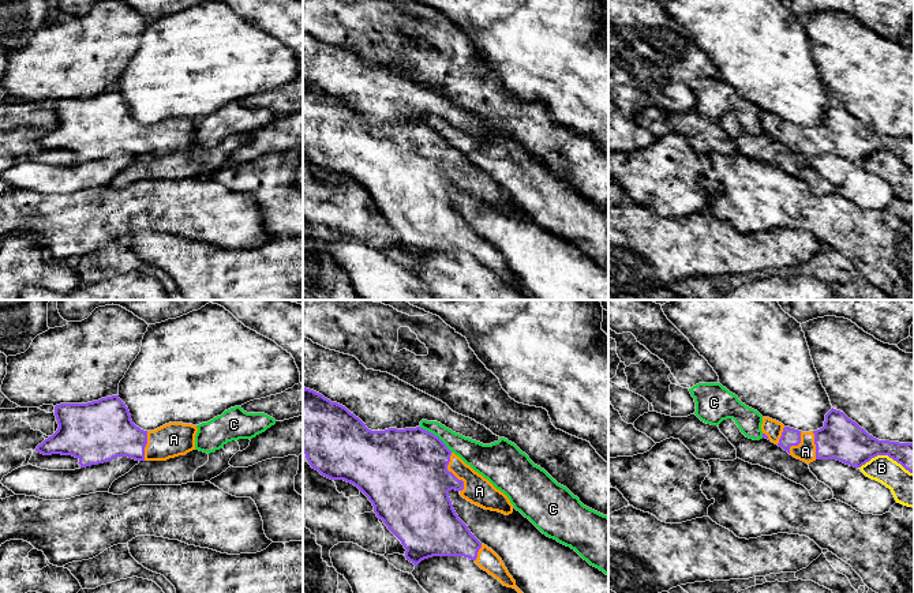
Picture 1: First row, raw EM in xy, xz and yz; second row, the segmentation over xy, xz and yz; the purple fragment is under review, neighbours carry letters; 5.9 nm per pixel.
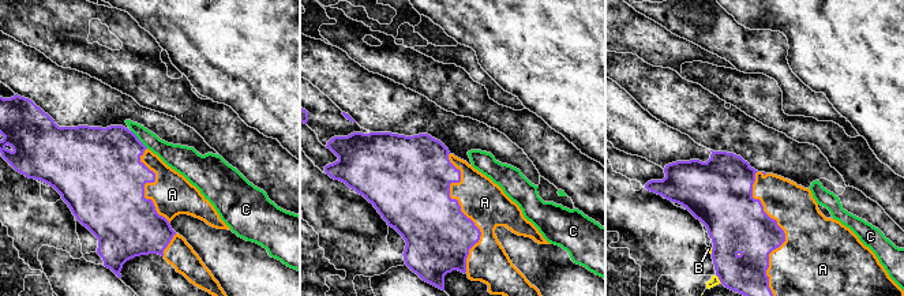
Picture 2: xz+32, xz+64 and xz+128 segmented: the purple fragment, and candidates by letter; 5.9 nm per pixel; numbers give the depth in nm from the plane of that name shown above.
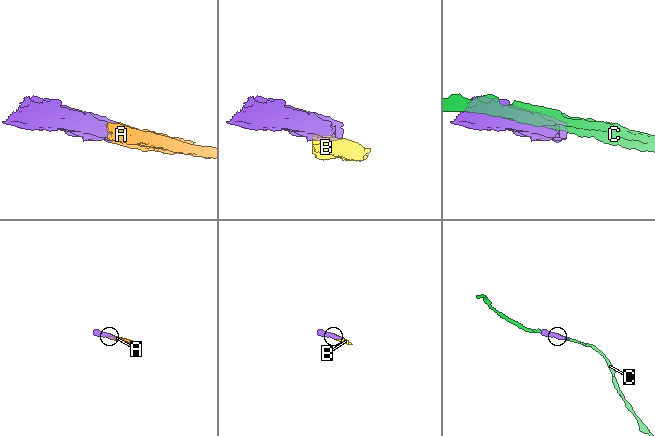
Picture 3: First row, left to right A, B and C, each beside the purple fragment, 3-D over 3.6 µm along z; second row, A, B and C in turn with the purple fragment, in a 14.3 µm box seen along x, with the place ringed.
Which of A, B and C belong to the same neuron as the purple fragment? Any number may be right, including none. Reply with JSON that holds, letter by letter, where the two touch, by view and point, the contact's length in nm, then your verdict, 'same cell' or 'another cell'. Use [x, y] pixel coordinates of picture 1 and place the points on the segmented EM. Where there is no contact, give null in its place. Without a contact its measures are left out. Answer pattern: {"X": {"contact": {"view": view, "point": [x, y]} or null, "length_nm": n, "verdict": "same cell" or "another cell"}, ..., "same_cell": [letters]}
{"A": {"contact": {"view": "xz", "point": [450, 472]}, "length_nm": 240, "verdict": "same cell"}, "B": {"contact": {"view": "yz", "point": [887, 454]}, "length_nm": 320, "verdict": "another cell"}, "C": {"contact": {"view": "xz", "point": [434, 435]}, "length_nm": 240, "verdict": "another cell"}, "same_cell": ["A"]}

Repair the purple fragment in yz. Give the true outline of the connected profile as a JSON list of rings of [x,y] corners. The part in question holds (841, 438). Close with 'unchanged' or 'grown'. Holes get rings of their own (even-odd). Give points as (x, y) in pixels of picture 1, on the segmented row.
[[[834,408],[825,414],[824,427],[817,431],[802,432],[769,417],[763,417],[761,431],[763,438],[806,463],[836,459],[861,468],[877,455],[888,455],[914,473],[913,443],[879,440]]] | grown

